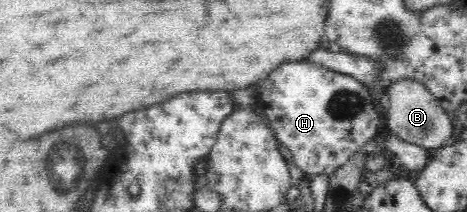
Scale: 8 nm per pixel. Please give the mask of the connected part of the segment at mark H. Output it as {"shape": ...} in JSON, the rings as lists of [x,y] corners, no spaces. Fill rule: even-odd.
{"shape":[[[304,58],[283,63],[267,78],[259,81],[256,87],[258,98],[264,104],[263,113],[267,116],[278,142],[289,149],[296,166],[308,176],[333,174],[377,134],[381,122],[378,105],[367,86],[348,74],[327,70],[321,64]]]}

